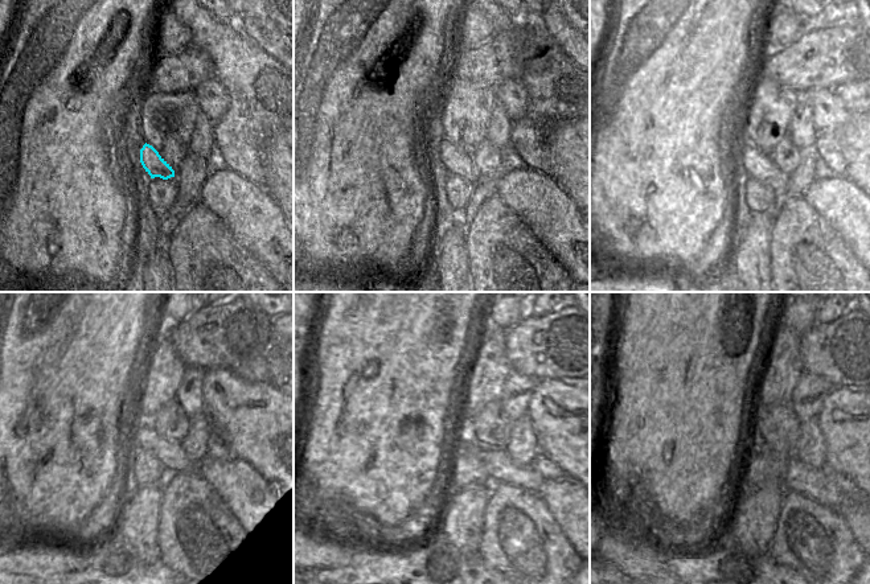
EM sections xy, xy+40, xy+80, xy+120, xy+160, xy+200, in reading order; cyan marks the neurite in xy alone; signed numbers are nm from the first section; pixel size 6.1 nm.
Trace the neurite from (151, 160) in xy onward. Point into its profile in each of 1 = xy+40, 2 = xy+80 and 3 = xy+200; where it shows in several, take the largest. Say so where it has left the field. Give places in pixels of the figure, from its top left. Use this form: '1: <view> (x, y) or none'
1: xy+40 (456, 161)
2: xy+80 (759, 165)
3: xy+200 (799, 472)

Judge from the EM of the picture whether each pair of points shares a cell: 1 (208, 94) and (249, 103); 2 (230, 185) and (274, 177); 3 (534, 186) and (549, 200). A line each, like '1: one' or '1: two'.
1: two
2: two
3: one

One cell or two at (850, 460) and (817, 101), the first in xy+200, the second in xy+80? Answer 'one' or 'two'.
one

